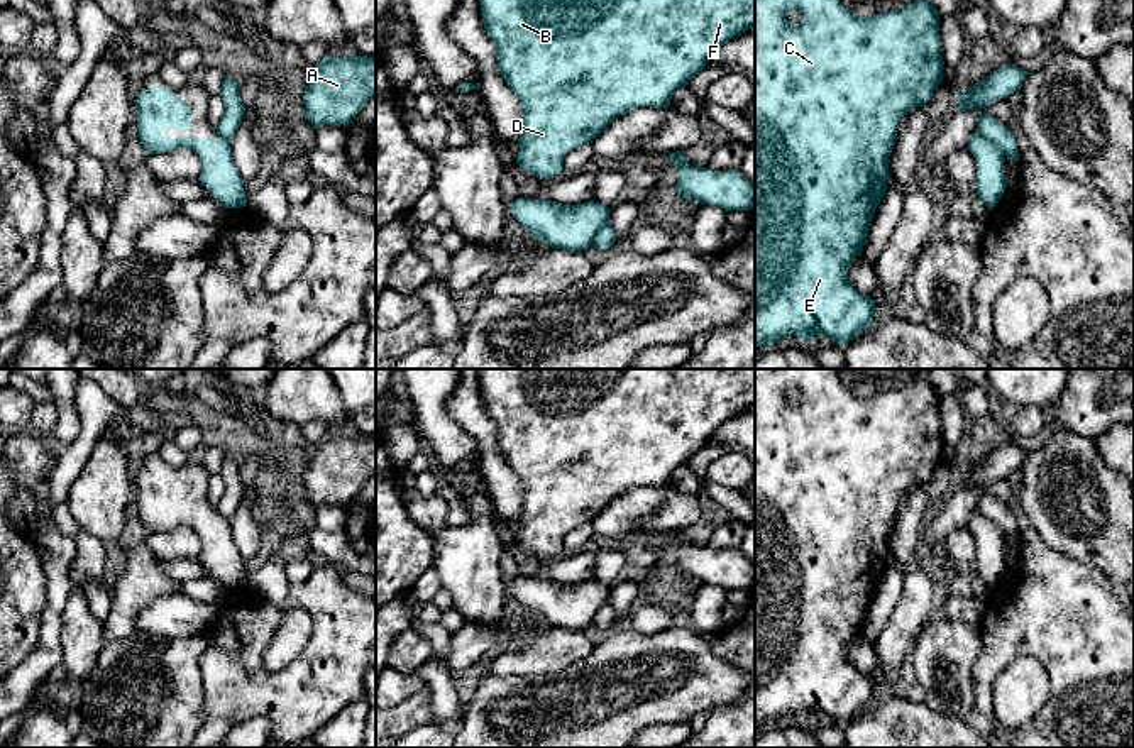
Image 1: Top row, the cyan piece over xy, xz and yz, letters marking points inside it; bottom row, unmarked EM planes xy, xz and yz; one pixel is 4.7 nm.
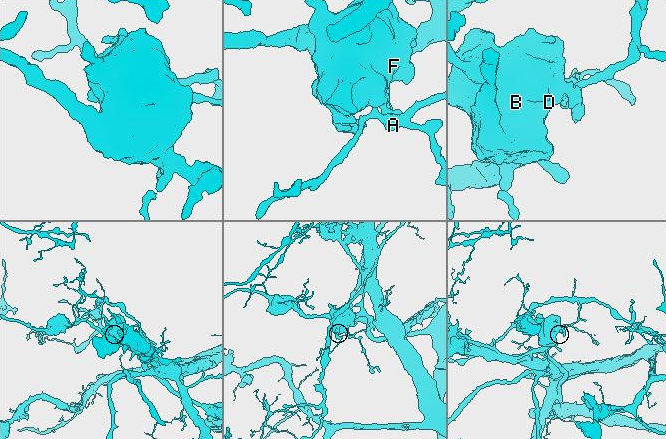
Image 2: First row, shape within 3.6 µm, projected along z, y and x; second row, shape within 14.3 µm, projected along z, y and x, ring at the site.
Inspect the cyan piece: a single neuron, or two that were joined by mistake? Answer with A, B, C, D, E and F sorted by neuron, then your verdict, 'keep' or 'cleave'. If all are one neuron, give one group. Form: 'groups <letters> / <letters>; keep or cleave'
groups A / B C D E F; cleave

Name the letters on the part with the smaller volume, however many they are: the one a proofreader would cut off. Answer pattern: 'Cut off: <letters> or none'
Cut off: A

